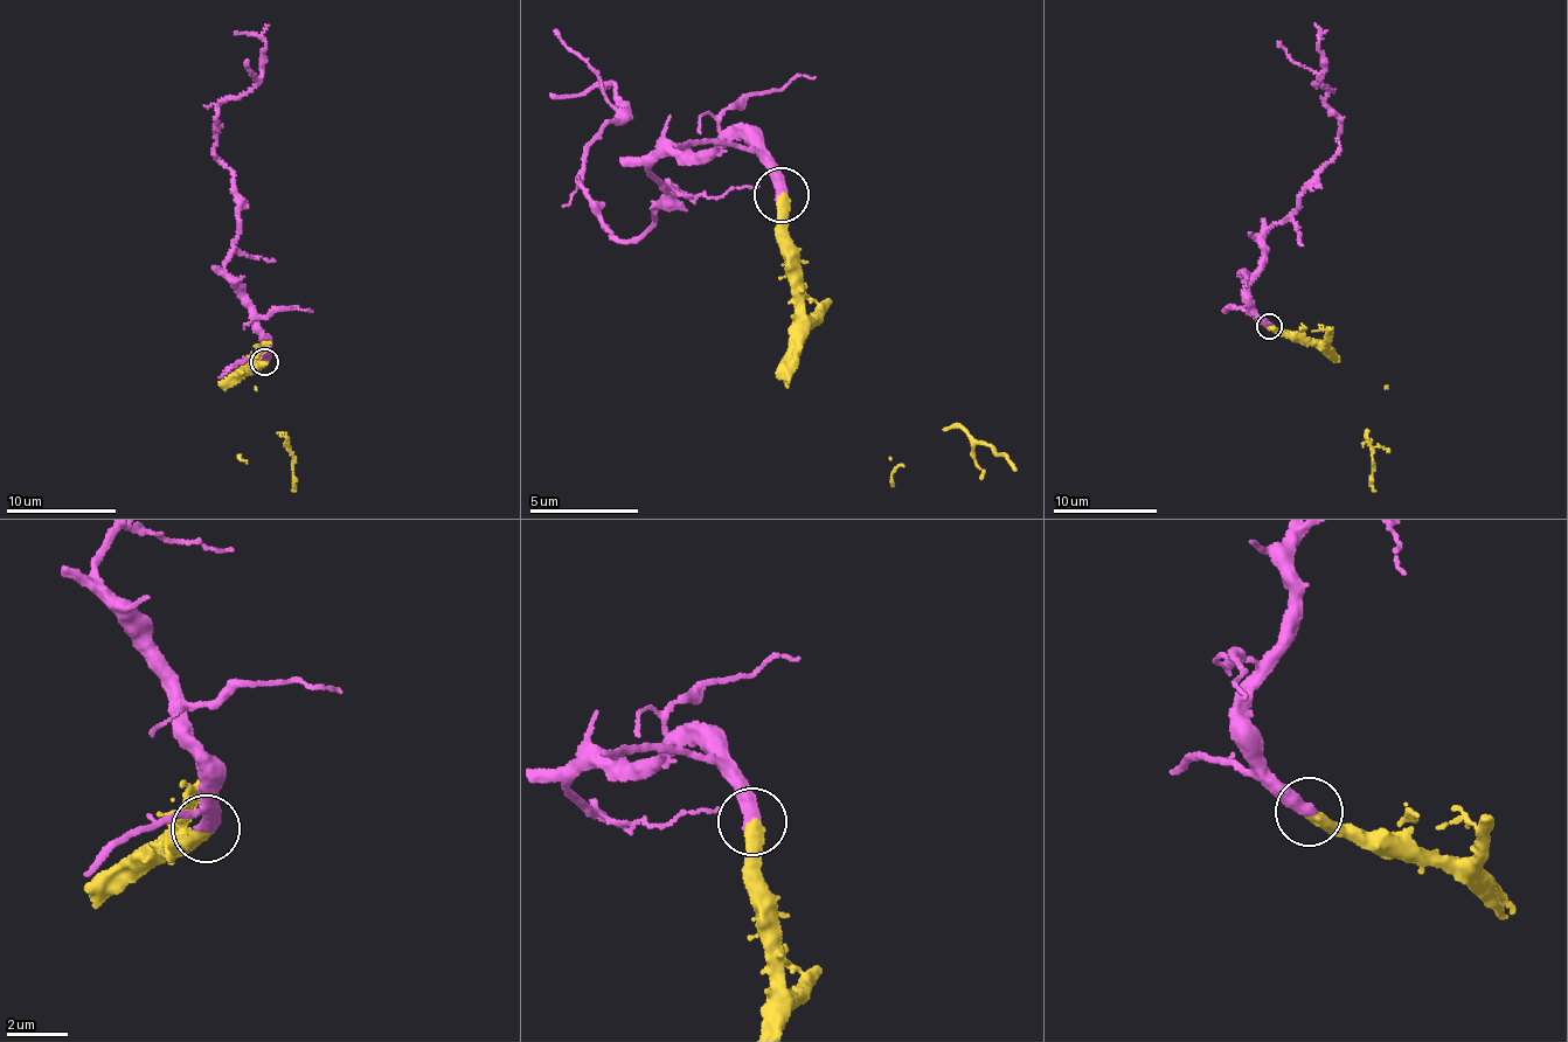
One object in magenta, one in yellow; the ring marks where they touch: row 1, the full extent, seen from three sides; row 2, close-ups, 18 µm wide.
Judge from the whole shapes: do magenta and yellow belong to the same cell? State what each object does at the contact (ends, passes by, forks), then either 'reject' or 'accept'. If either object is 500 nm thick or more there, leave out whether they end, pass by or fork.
magenta ends there; yellow ends there; accept

